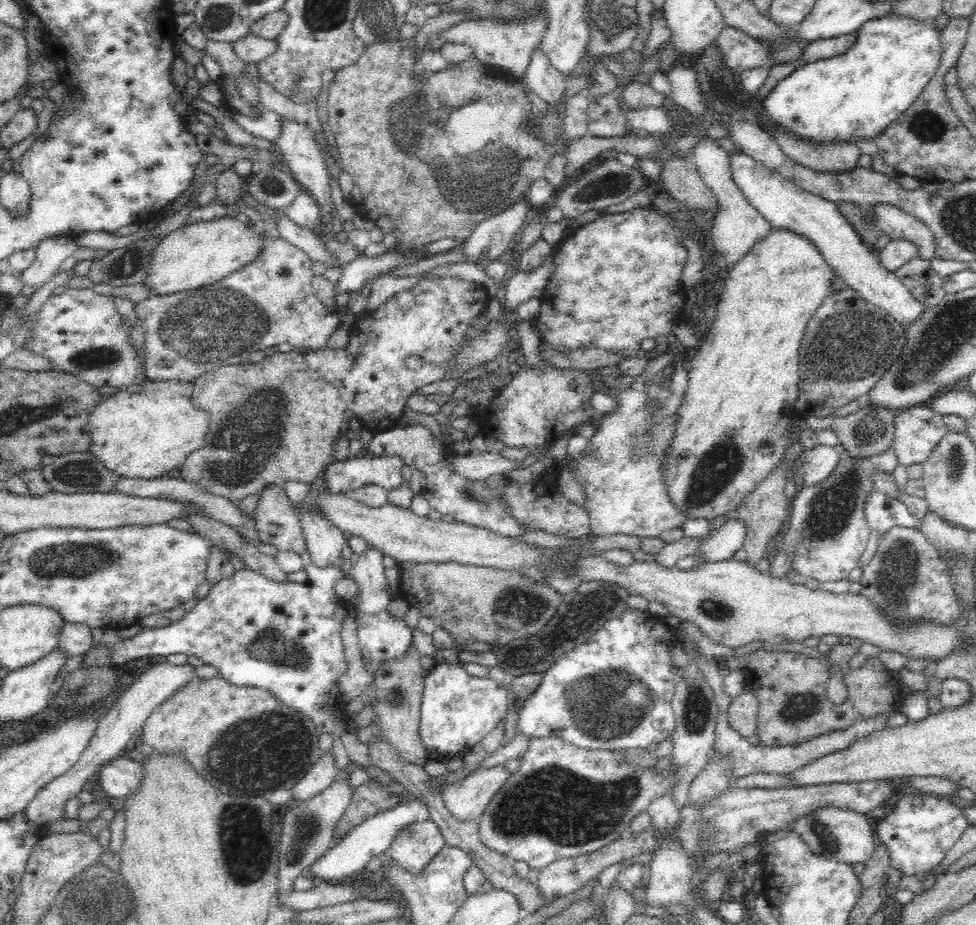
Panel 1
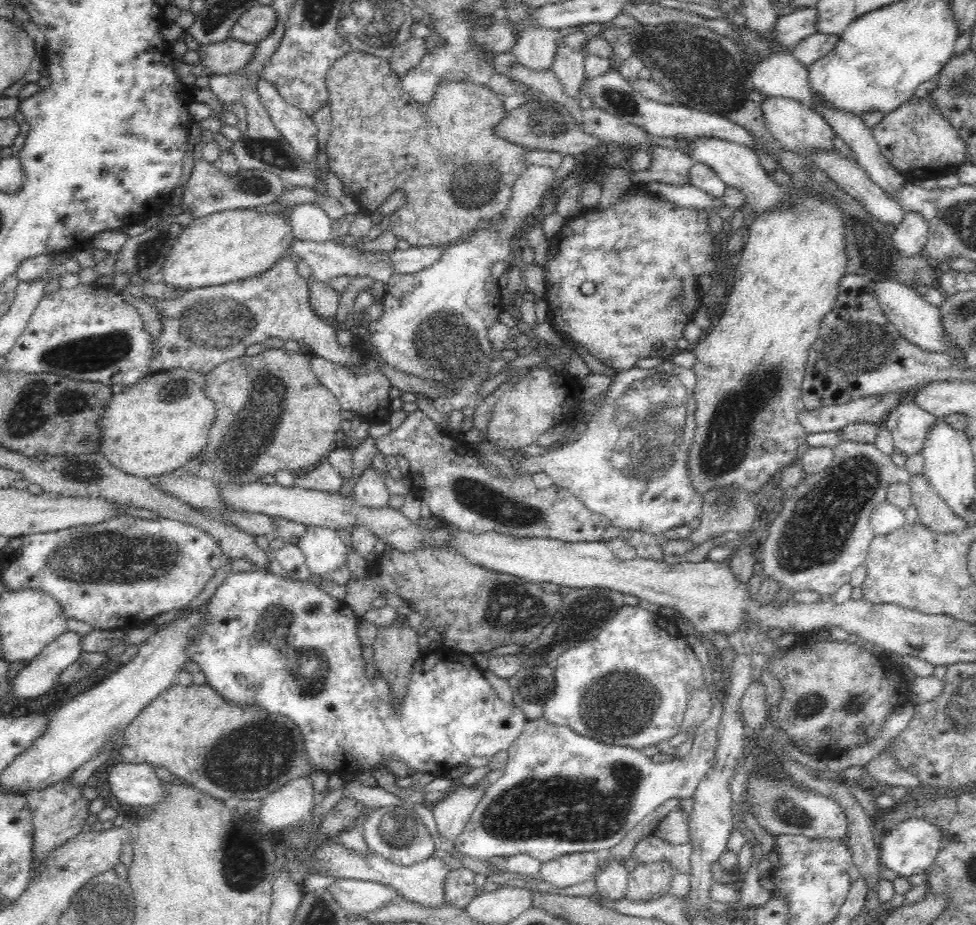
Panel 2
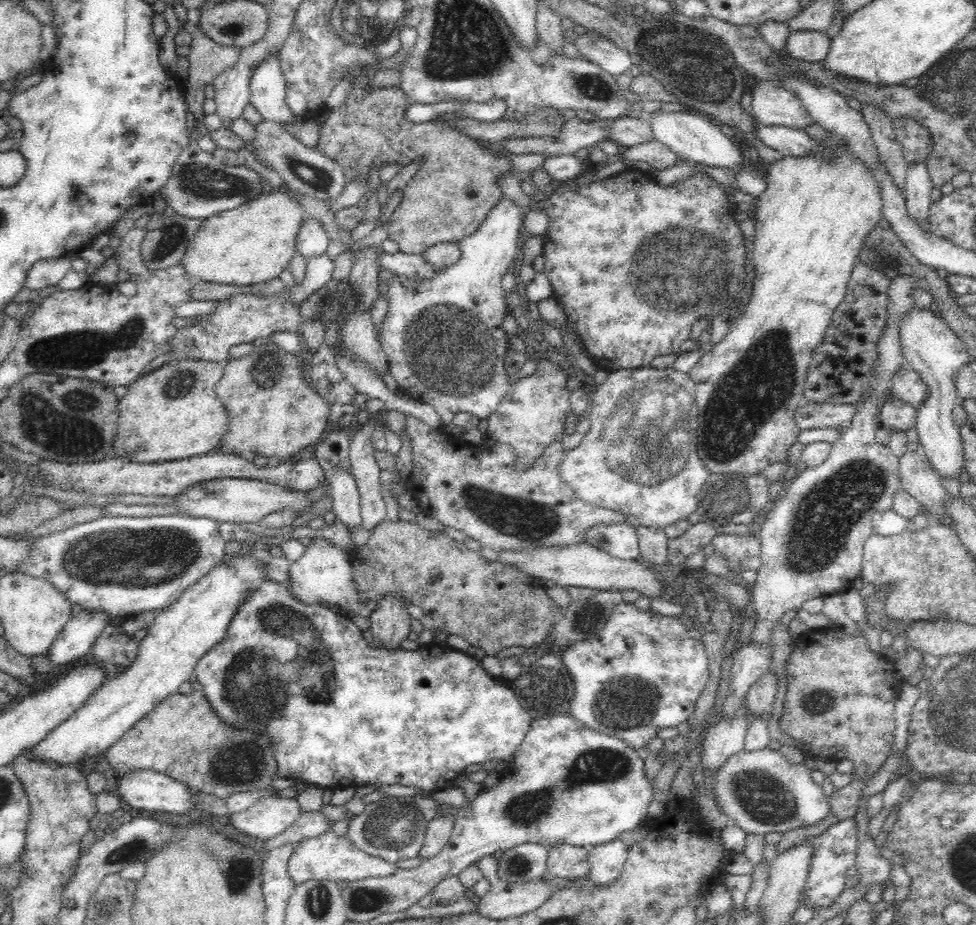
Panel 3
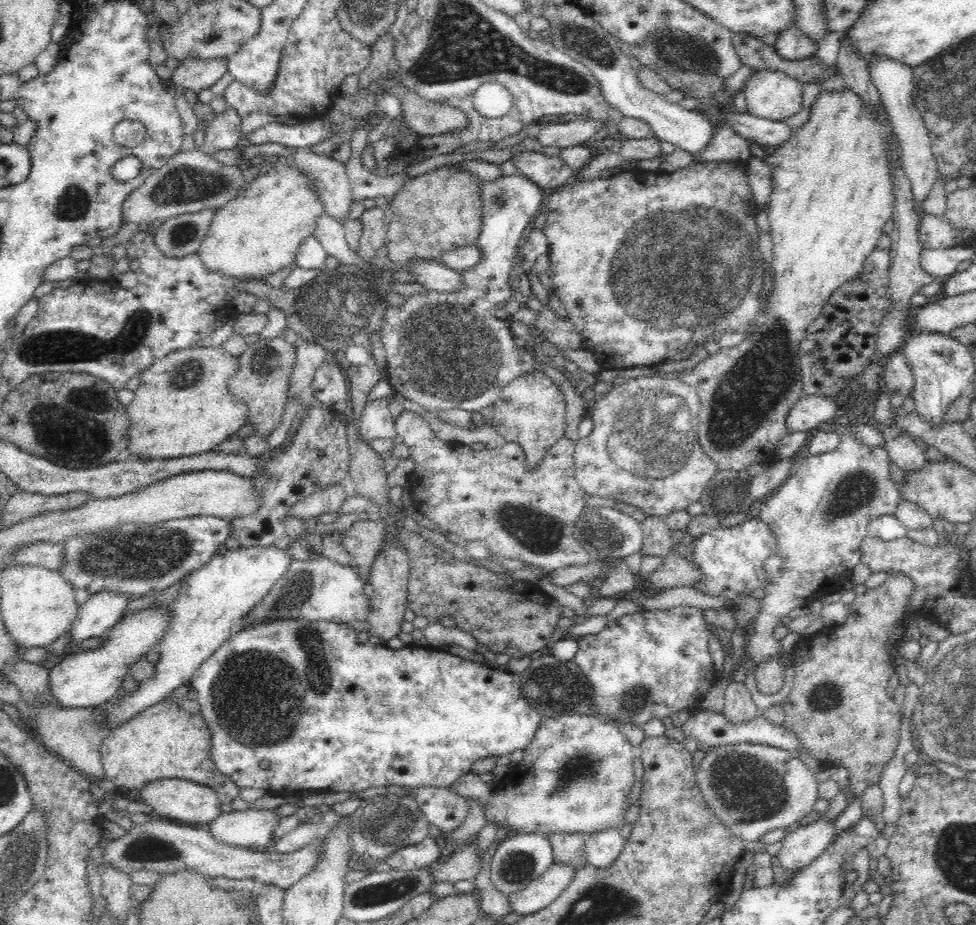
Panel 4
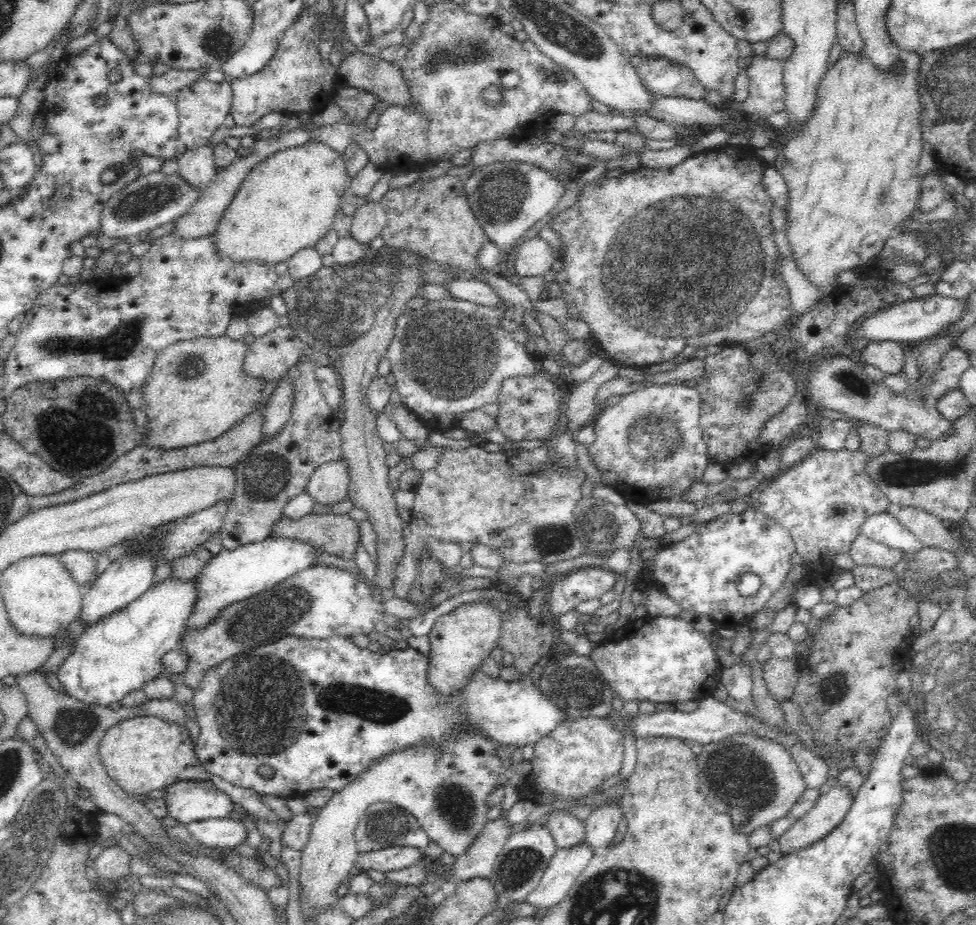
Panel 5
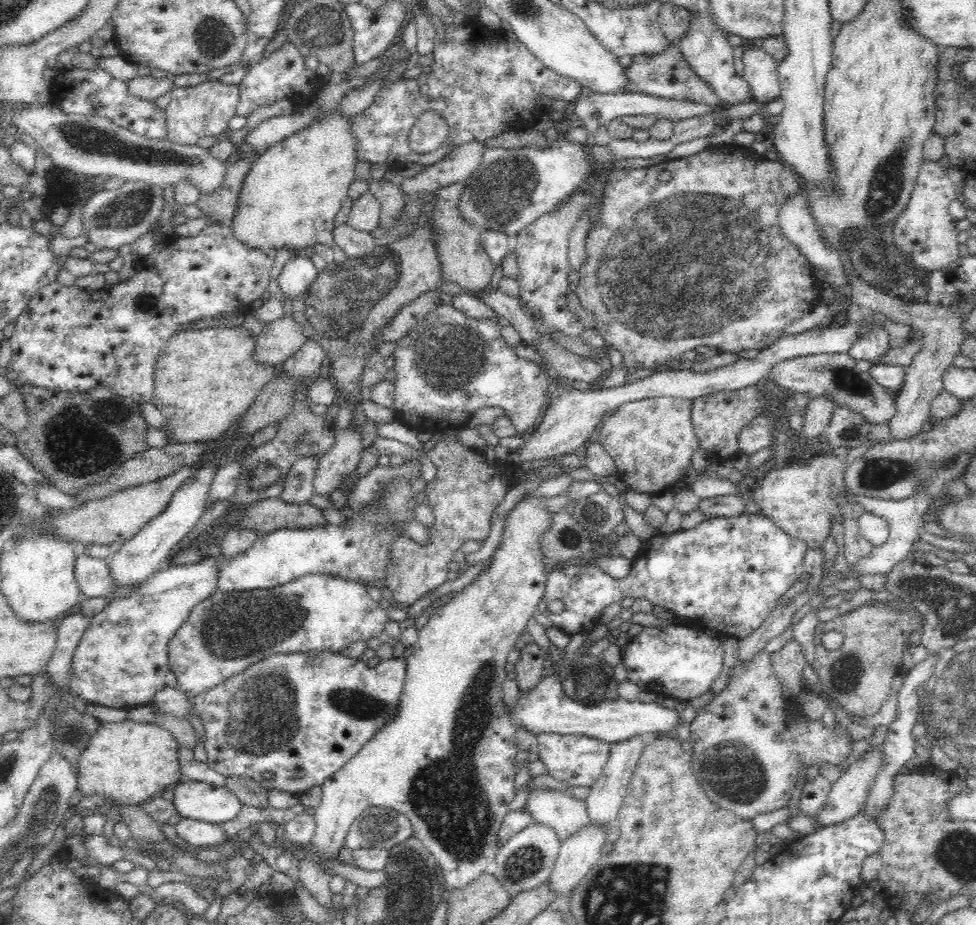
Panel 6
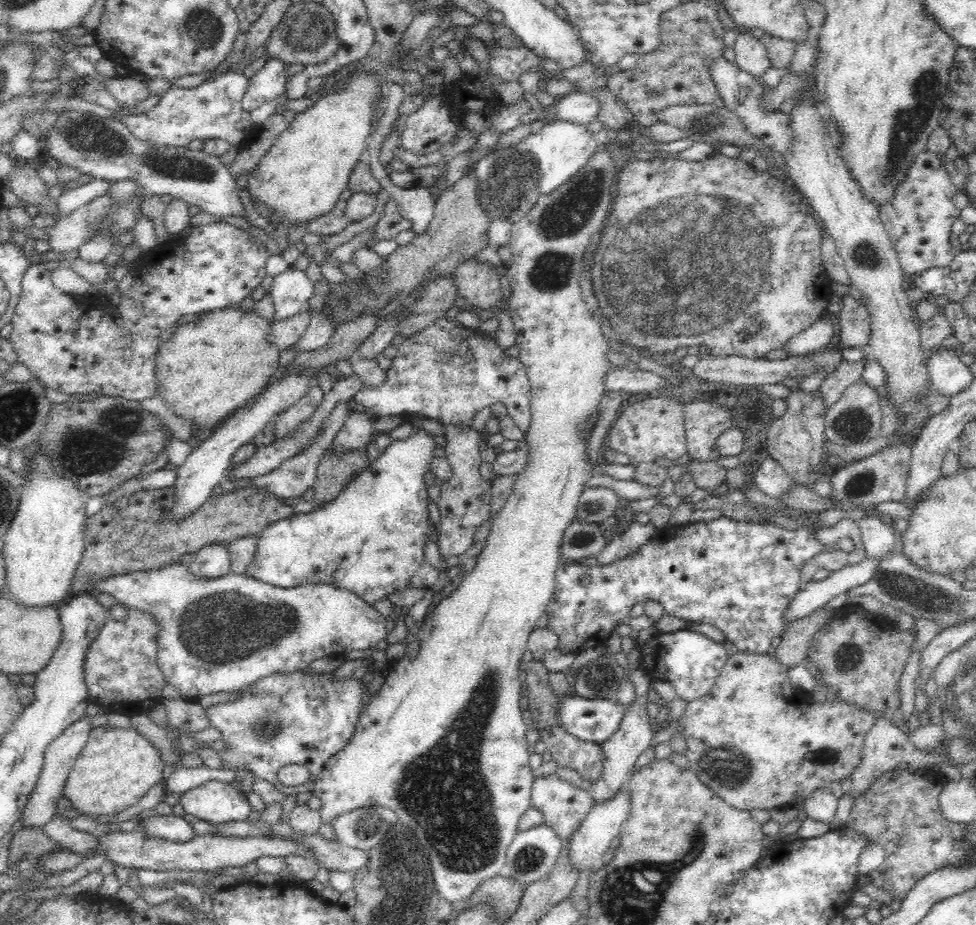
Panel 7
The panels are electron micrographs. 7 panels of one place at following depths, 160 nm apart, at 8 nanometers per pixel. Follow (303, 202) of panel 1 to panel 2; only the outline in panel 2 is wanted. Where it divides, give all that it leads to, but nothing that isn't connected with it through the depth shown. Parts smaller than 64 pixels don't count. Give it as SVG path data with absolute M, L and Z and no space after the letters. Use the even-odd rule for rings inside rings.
M312 203L294 205L289 220L295 240L301 242L328 242L334 239L331 236L331 218L318 205Z

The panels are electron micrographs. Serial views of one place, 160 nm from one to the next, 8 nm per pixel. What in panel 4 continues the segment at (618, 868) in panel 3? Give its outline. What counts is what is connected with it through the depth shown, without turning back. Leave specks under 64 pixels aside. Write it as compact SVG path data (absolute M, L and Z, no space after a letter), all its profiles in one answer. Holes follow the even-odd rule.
M616 826L592 832L585 837L587 862L598 868L611 866L619 858L625 839Z

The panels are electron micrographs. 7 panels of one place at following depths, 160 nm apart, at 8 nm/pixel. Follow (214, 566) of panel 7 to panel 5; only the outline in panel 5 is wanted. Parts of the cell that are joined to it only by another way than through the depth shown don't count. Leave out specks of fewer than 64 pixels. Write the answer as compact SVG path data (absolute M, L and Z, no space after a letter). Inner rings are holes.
M170 576L163 582L154 584L122 610L90 624L77 637L72 653L63 660L56 674L64 690L85 704L104 707L110 707L114 702L120 703L133 690L143 690L145 682L154 680L162 674L162 656L179 649L179 641L184 634L186 623L194 612L196 600L198 600L196 578L180 580Z

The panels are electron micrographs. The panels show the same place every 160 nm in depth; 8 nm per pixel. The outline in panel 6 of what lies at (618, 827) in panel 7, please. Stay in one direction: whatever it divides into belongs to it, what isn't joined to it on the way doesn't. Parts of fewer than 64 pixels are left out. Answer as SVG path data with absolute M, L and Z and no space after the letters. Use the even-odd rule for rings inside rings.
M590 822L561 841L559 856L551 875L549 886L559 894L572 892L589 870L602 858L602 846L607 841L608 825Z

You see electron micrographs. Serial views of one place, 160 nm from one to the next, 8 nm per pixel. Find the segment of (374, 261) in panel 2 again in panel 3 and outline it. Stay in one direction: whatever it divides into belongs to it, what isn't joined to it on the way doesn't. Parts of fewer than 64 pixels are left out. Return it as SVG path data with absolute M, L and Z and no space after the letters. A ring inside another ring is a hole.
M383 250L378 255L379 266L390 270L393 274L415 281L433 279L439 269L430 264L421 254L406 254L400 251L387 254ZM326 253L309 258L306 261L307 266L303 281L293 288L290 296L290 301L297 305L306 296L310 296L318 288L322 288L330 280L334 268L334 259L330 259Z

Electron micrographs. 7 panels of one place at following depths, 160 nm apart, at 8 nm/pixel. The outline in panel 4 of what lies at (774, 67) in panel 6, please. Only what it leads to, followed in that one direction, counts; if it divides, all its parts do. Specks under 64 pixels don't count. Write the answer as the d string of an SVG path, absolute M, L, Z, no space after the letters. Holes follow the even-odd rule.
M754 70L743 85L747 113L783 121L799 113L803 84L781 70Z

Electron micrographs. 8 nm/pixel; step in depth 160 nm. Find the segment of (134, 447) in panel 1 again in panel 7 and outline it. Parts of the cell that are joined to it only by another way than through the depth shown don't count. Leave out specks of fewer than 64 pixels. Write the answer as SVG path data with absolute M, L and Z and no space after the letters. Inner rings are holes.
M238 305L216 308L206 312L204 318L185 323L159 345L155 355L155 376L158 378L157 396L178 416L191 420L198 428L214 428L238 408L246 406L282 371L278 361L280 349L267 339L272 321L262 318L256 311L242 311Z

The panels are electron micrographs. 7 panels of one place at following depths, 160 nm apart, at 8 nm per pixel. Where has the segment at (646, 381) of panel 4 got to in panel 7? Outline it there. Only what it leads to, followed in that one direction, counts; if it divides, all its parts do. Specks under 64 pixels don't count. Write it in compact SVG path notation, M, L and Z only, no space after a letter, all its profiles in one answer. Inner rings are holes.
M648 396L642 401L628 398L609 428L606 442L613 450L630 456L631 465L635 468L633 479L643 482L648 489L652 486L660 487L668 478L666 467L656 465L654 458L662 456L676 461L686 454L684 409L684 404L675 396Z

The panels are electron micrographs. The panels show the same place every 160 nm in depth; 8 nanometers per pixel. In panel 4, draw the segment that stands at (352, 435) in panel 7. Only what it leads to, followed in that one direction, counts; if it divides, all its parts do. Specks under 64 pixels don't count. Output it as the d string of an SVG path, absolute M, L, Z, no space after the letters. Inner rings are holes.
M332 482L326 488L312 492L310 496L299 500L288 513L304 520L314 518L322 513L338 511L346 499L344 486L340 482Z

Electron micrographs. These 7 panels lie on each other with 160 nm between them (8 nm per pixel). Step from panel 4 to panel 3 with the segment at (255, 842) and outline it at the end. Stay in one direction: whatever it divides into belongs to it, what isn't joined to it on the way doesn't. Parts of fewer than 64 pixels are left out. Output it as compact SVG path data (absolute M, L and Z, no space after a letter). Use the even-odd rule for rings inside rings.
M264 796L244 811L228 815L229 823L255 840L268 840L280 834L300 816L297 797Z

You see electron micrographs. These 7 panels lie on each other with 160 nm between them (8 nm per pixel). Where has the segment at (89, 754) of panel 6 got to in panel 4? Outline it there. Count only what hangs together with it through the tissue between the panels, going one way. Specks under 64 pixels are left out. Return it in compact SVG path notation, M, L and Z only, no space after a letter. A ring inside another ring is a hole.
M160 702L145 709L140 715L130 718L122 725L116 726L112 732L103 740L100 747L102 762L105 770L105 778L112 780L118 789L142 789L146 783L153 780L179 778L197 782L198 784L209 786L218 792L221 804L232 802L239 798L239 789L236 783L222 775L210 757L210 731L204 721L202 714L187 714L181 706L174 702Z

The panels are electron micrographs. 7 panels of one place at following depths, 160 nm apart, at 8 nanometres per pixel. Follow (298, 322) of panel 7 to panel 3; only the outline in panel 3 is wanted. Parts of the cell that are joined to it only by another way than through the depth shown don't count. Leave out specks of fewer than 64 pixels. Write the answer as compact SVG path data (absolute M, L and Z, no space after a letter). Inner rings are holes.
M271 340L254 346L244 357L230 359L224 364L224 376L217 382L215 393L228 411L229 425L219 446L232 454L238 454L248 460L254 456L277 456L281 461L288 460L290 454L296 454L304 448L314 446L322 440L324 430L330 425L330 404L324 401L308 381L300 380L298 361L293 353L287 352Z

